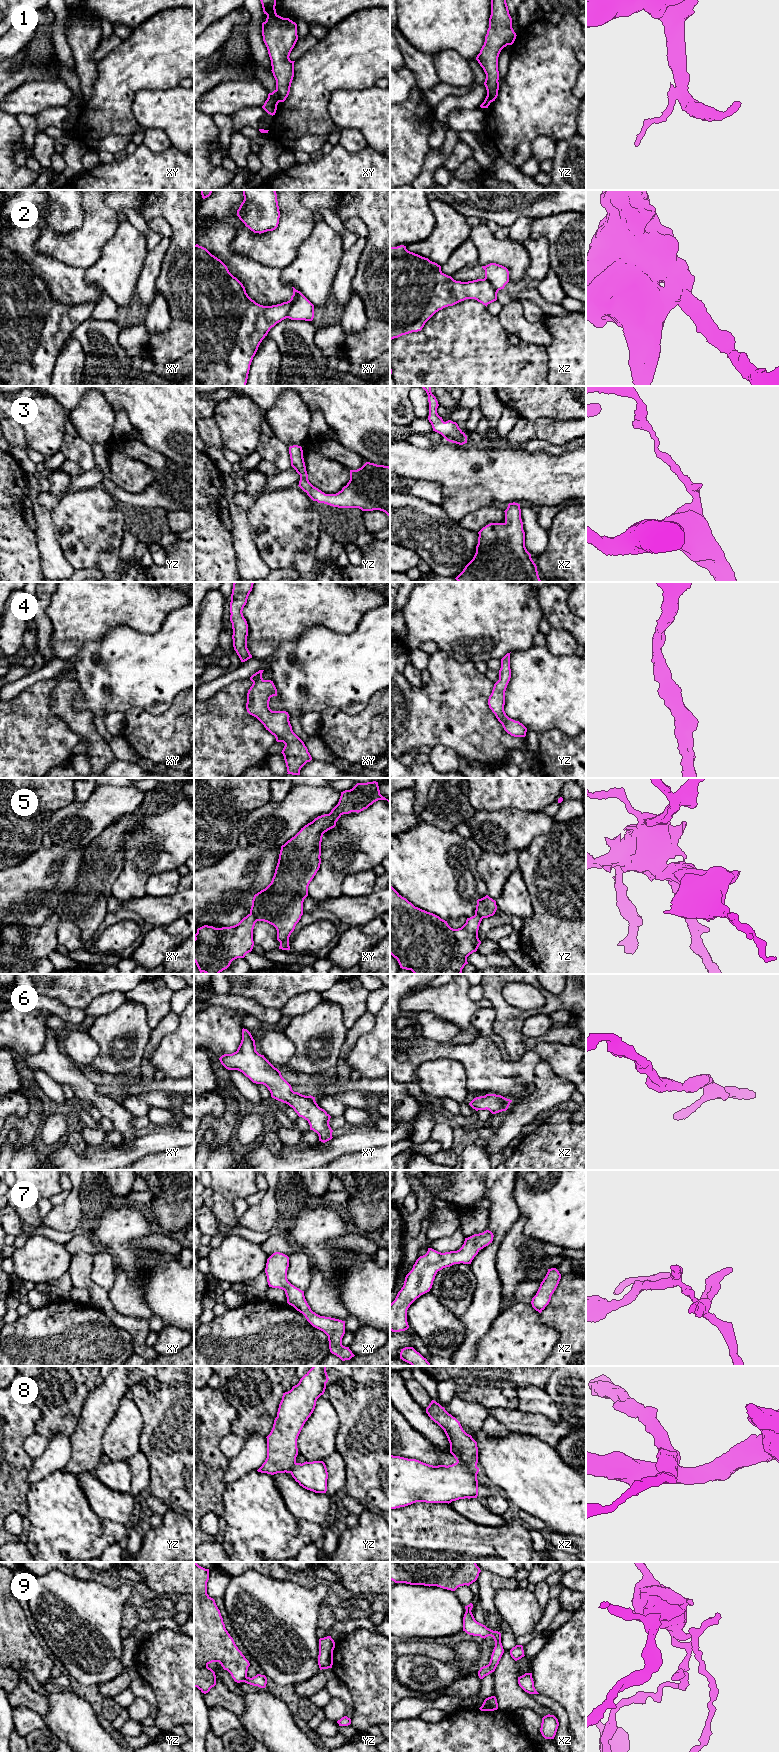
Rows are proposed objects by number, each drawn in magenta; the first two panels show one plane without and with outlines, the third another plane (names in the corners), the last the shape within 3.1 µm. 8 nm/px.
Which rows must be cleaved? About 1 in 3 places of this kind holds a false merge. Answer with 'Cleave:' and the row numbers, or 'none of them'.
Cleave: 1, 2, 5, 9

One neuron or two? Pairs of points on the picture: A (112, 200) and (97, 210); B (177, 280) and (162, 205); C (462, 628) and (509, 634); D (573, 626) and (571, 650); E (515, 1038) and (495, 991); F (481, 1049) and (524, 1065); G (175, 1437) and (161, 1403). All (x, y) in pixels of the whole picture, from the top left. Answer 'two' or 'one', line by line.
A: two
B: one
C: one
D: two
E: one
F: one
G: one

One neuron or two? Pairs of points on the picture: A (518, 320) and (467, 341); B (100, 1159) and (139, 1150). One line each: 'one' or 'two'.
A: two
B: one

